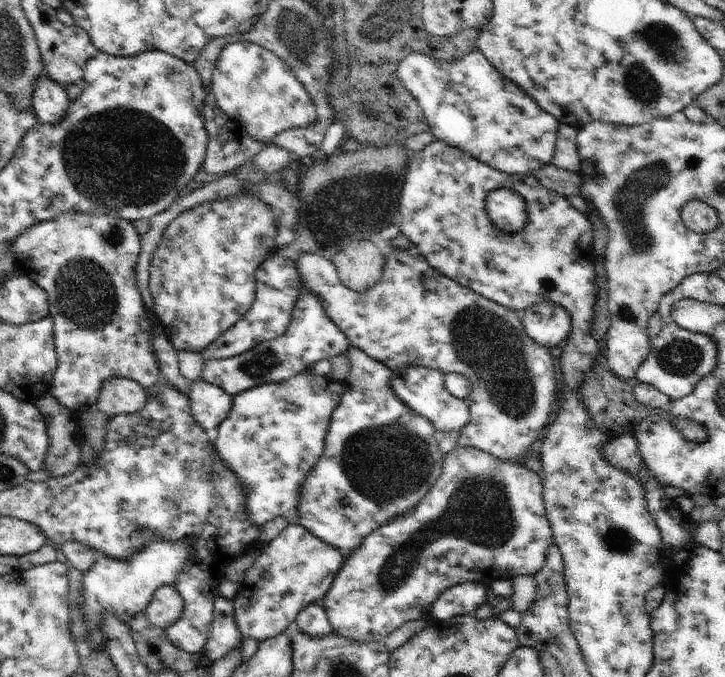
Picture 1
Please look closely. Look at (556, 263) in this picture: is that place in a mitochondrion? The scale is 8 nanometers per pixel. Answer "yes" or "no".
no

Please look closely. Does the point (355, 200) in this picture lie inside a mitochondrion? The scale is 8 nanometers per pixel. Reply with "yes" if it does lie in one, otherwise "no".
yes

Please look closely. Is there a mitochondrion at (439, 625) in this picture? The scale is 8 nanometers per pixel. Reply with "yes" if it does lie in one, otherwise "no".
no

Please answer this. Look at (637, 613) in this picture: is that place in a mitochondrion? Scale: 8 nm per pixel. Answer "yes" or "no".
no

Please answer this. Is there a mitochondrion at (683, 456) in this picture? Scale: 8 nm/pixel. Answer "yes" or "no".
no

